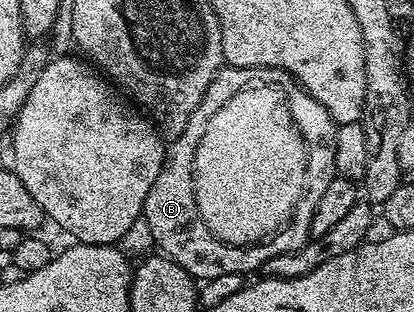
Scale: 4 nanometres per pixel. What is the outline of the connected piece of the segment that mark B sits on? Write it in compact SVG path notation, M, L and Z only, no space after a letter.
M229 64L221 67L218 75L214 75L210 87L206 87L202 103L194 107L194 115L186 119L182 135L167 142L162 171L158 171L158 179L154 179L154 187L150 187L150 195L146 195L142 215L153 232L155 248L163 256L178 263L178 267L185 269L197 282L216 281L219 277L236 277L239 273L252 273L255 269L257 272L263 270L264 264L274 259L274 255L286 255L290 251L306 247L306 243L312 237L310 219L314 219L314 207L318 207L318 199L322 199L322 195L338 175L334 167L334 154L338 143L335 119L330 115L330 111L326 111L326 107L322 107L322 103L318 103L318 99L314 99L314 95L310 95L300 85L289 84L290 87L284 89L285 99L288 101L293 121L301 133L306 151L304 190L297 201L291 220L279 232L254 245L228 245L219 241L206 227L195 203L195 183L192 174L195 152L198 151L203 132L218 109L223 104L229 103L234 95L257 83L275 86L278 81L276 77L277 74L271 69L243 69Z

